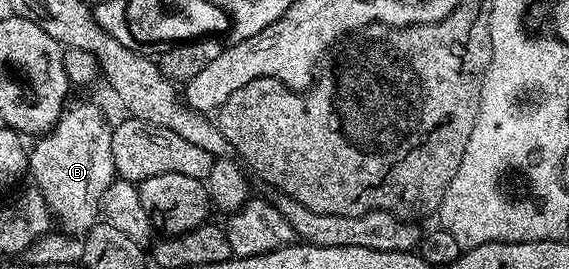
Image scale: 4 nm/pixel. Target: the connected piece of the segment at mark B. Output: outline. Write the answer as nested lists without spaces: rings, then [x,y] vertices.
[[[79,104],[76,108],[68,107],[50,132],[43,133],[34,141],[35,149],[30,149],[29,176],[35,179],[32,180],[34,187],[38,188],[39,193],[45,198],[52,217],[64,233],[86,234],[100,219],[105,190],[117,179],[113,166],[111,129],[112,125],[107,124],[106,114],[97,105]]]

